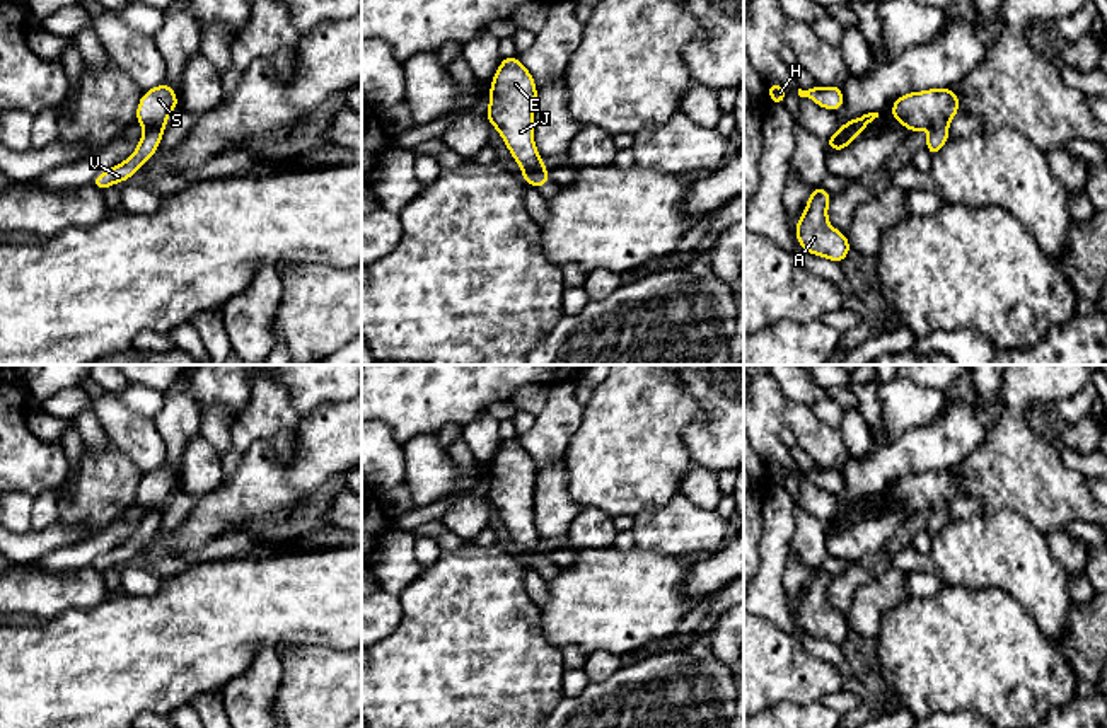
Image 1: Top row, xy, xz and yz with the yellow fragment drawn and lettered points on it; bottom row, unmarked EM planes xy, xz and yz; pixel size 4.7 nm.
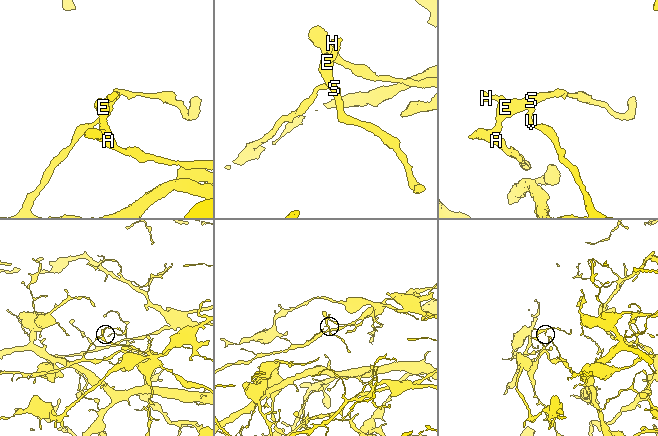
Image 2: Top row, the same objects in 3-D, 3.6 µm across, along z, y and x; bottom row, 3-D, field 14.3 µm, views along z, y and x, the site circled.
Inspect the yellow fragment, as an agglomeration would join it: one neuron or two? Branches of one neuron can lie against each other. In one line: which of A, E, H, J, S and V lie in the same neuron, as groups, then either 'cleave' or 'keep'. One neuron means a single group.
A E H J S / V | cleave

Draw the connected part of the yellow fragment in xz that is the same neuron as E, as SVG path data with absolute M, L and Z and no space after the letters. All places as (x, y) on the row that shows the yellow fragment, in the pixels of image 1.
M517 56L501 58L490 85L486 119L496 128L525 179L544 167L534 143L537 87Z

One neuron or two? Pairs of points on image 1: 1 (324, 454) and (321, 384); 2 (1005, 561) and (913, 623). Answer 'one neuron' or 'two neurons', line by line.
1: two neurons
2: two neurons

